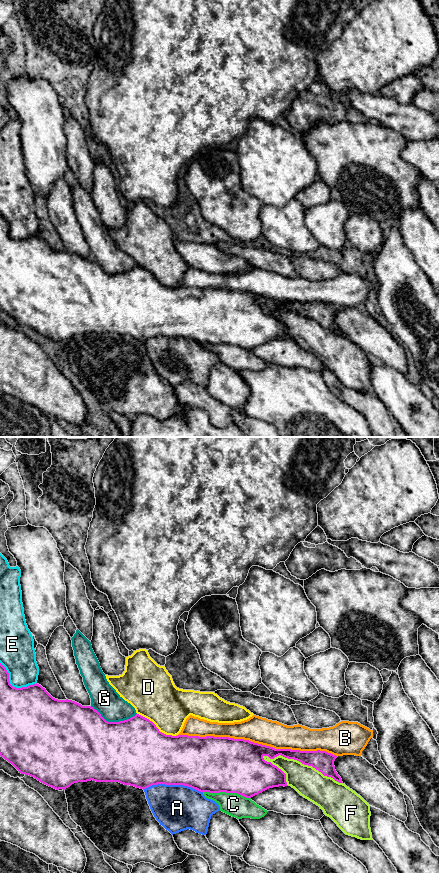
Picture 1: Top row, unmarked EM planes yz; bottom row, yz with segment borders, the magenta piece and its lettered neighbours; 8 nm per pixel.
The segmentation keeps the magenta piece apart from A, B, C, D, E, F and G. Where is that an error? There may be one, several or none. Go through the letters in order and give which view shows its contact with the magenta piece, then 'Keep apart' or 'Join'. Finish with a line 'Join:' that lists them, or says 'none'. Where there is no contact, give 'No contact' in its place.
A: Touches magenta in yz. Keep apart
B: Touches magenta in yz. Join
C: Touches magenta in yz. Keep apart
D: Touches magenta in yz. Keep apart
E: Touches magenta in yz. Keep apart
F: Touches magenta in yz. Keep apart
G: Touches magenta in yz. Keep apart
Join: B

